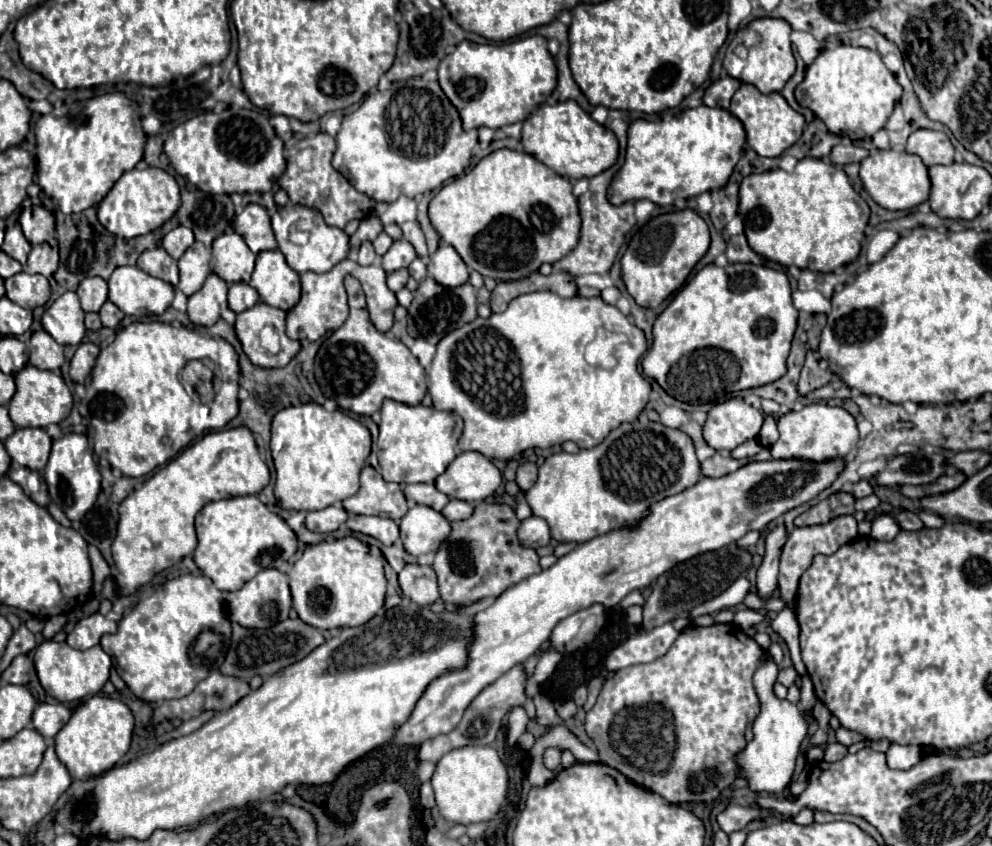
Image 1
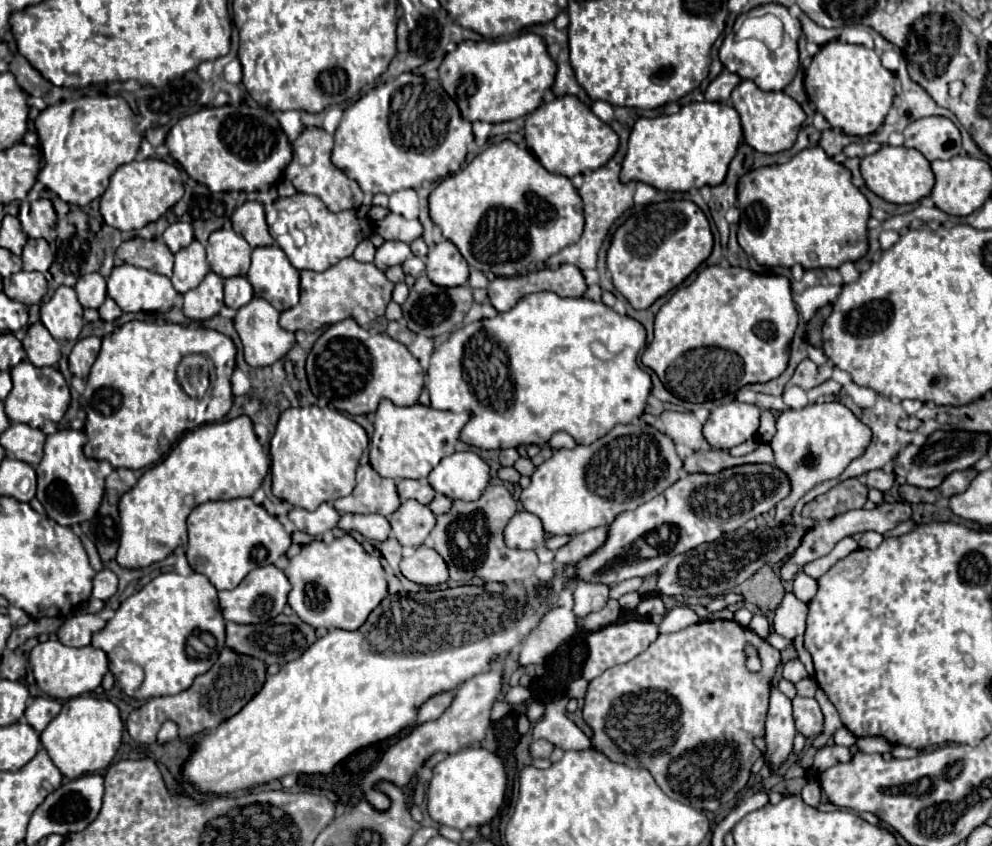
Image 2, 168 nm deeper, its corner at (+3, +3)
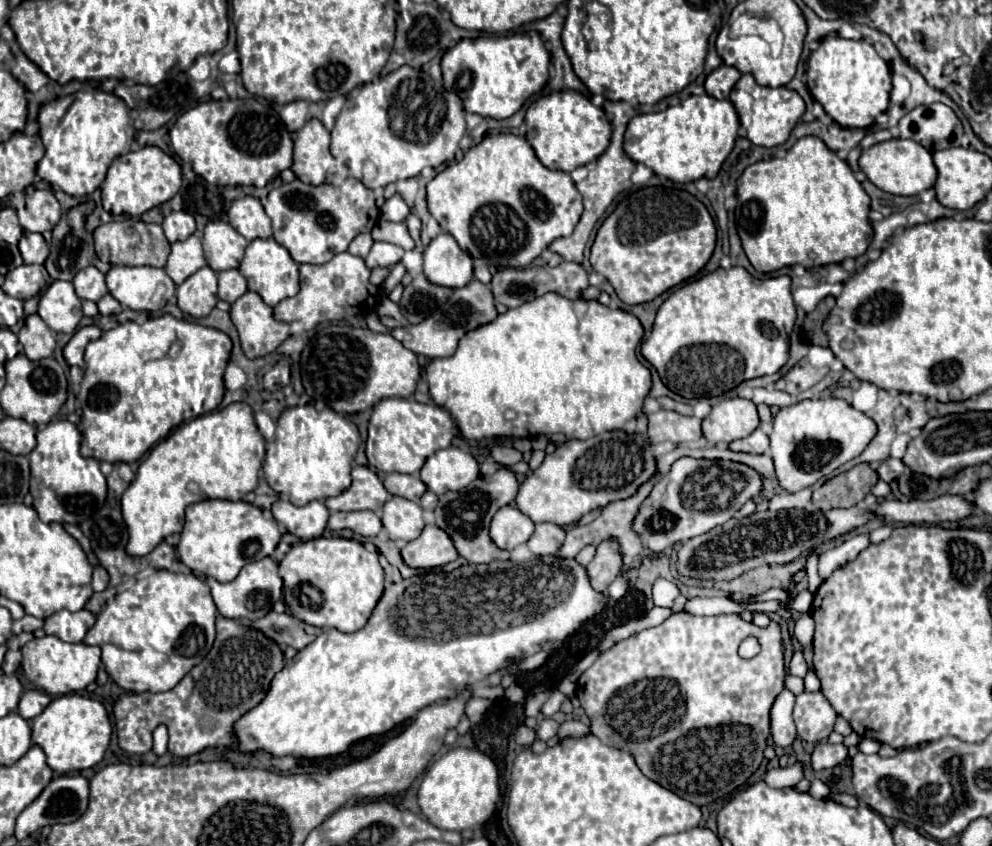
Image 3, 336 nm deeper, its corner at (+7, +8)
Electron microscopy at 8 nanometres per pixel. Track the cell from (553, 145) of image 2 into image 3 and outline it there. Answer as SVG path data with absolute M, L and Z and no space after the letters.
M575 90L553 92L531 102L525 114L525 126L527 140L535 148L541 164L563 172L573 172L577 166L589 164L605 152L611 140L611 124L605 118L603 108L593 106L589 98Z

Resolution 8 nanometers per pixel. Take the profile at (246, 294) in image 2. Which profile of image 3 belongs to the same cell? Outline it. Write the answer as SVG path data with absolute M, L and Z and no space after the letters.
M223 270L217 274L219 278L219 298L233 304L239 296L247 292L247 282L239 270Z

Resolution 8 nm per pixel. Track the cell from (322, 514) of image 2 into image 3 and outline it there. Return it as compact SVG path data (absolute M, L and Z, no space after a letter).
M277 500L271 512L273 512L273 518L287 528L287 532L303 540L319 538L329 518L329 510L319 500L309 502L305 506L295 506L287 500Z

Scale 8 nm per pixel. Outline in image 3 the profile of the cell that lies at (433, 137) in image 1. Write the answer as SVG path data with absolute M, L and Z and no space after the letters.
M401 66L381 80L363 84L359 94L345 102L331 130L331 154L345 162L351 176L367 188L385 188L389 182L417 176L423 168L451 162L465 132L465 110L459 96L445 90L427 72Z

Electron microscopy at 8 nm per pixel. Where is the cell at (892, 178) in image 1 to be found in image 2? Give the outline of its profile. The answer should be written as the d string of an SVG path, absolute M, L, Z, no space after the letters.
M883 145L877 153L863 157L861 175L867 187L889 203L917 203L919 199L931 193L933 183L935 183L929 161L917 149L891 147L891 145Z

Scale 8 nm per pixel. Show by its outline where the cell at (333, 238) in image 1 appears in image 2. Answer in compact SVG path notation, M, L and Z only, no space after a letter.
M295 193L291 197L299 207L303 207L309 213L311 219L311 227L305 231L307 235L307 243L303 247L295 247L293 239L287 235L275 235L275 241L279 243L279 247L285 251L287 259L291 261L291 265L299 271L309 269L309 271L325 271L331 265L335 265L337 261L353 255L355 247L365 239L365 223L363 219L357 219L353 211L343 211L343 213L331 213L323 201L315 195L305 195L305 193Z

